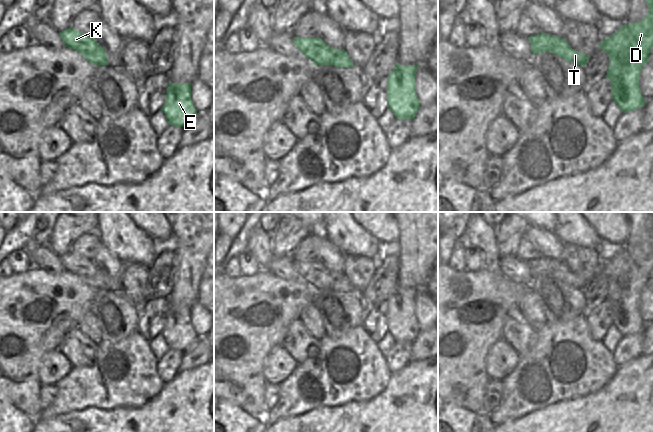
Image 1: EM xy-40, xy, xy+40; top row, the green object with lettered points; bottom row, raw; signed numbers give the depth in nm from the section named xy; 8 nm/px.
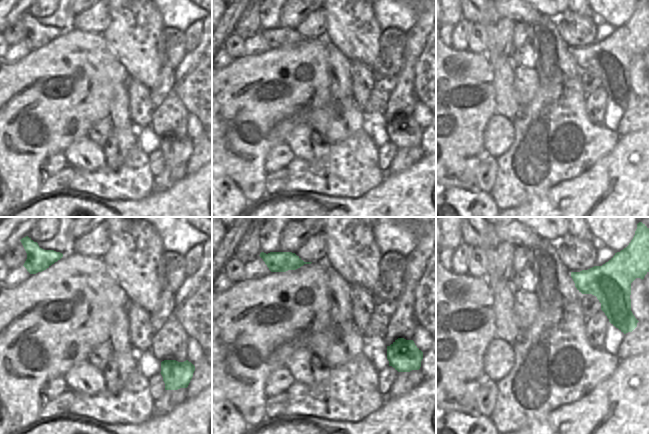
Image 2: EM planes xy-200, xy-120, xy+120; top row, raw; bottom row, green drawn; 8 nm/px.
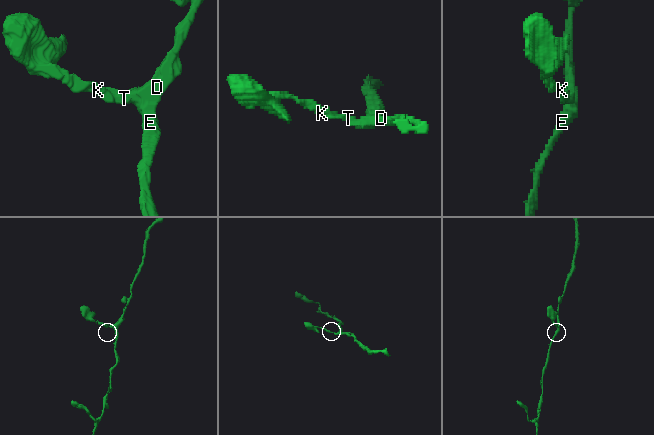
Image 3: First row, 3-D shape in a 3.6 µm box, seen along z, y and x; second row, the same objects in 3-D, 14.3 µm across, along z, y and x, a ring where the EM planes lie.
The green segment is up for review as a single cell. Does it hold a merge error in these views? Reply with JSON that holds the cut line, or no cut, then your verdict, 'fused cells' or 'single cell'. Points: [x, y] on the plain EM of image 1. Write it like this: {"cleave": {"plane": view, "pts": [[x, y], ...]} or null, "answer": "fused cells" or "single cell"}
{"cleave": null, "answer": "single cell"}

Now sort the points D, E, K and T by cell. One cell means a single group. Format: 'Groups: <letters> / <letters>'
Groups: D E K T.

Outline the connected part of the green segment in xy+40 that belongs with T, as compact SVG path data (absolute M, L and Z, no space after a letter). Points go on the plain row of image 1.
M542 256L538 259L528 261L528 264L530 265L529 268L533 279L550 275L566 285L576 287L582 291L590 282L590 279L572 273L565 263L556 259Z

